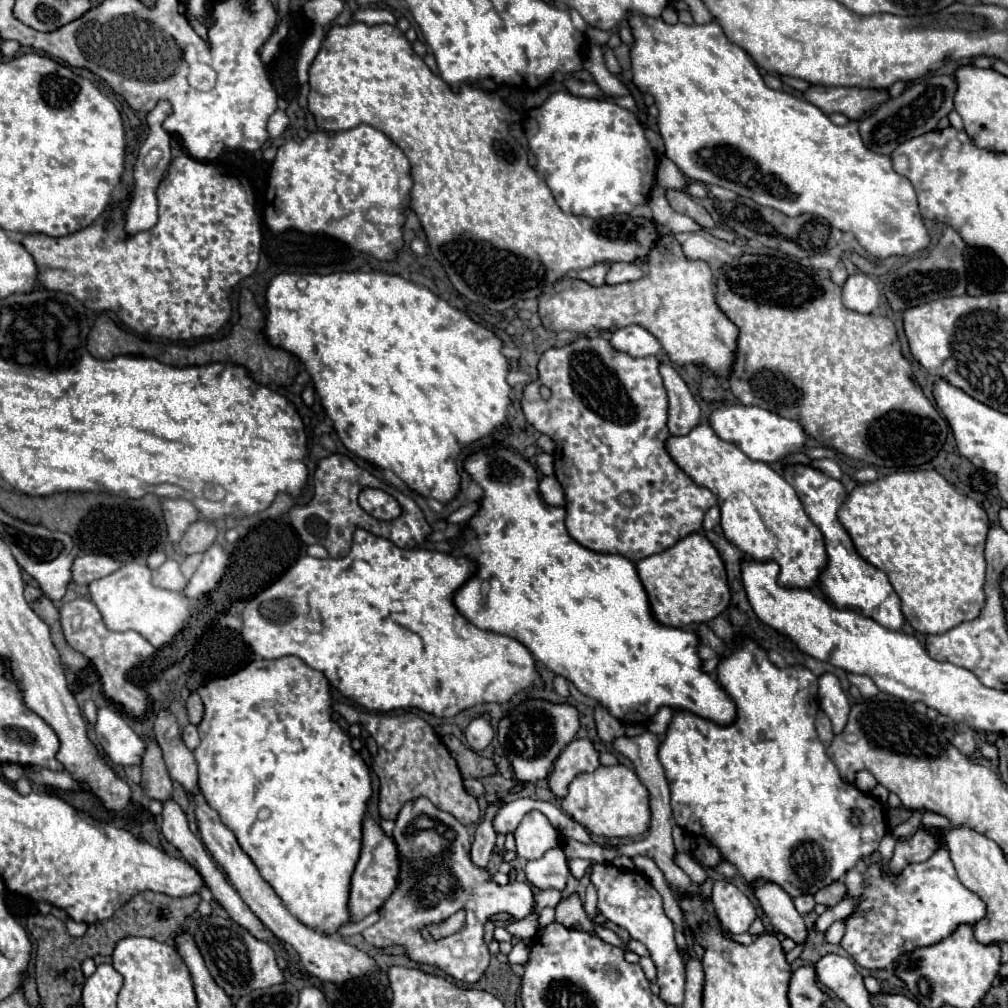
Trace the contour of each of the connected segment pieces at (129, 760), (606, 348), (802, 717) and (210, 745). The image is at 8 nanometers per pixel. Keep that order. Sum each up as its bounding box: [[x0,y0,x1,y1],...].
[[96,707,144,765],[522,335,718,563],[658,637,886,897],[194,655,372,935]]

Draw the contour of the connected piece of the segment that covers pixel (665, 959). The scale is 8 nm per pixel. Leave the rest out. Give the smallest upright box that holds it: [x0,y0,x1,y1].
[590,863,686,1005]

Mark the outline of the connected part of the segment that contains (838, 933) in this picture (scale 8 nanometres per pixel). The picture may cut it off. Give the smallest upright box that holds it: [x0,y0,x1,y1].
[826,921,844,943]

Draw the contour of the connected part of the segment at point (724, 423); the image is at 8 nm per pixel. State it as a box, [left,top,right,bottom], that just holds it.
[710,403,808,463]

